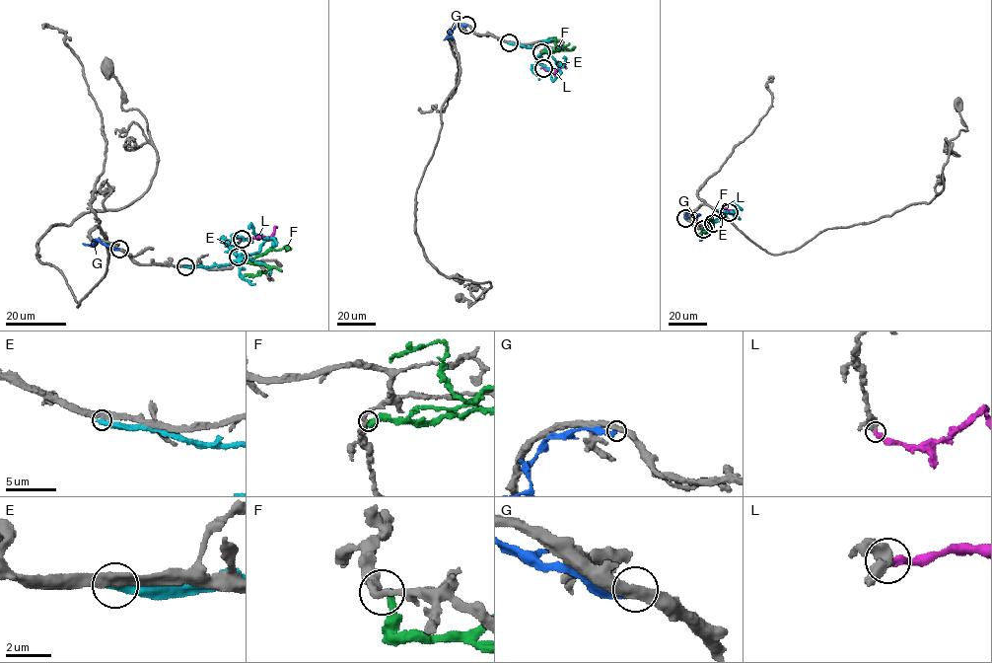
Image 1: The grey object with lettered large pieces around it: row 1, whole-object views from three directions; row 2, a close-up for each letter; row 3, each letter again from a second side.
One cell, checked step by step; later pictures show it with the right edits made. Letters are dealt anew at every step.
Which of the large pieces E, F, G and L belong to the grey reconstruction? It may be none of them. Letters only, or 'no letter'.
L

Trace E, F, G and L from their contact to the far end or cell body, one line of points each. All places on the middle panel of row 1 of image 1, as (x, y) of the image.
E: (509, 42), (528, 47), (545, 45), (560, 70), (553, 80), (548, 74)
F: (541, 51), (561, 49), (555, 42), (555, 37), (545, 40)
G: (466, 26), (455, 26), (451, 36), (444, 39)
L: (544, 68), (554, 71), (563, 64), (566, 68)

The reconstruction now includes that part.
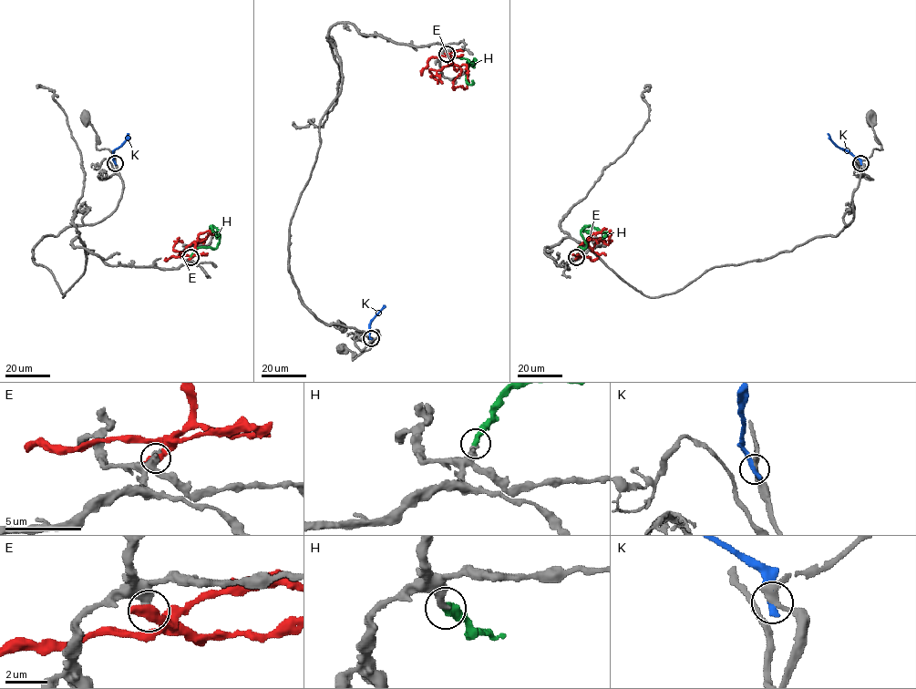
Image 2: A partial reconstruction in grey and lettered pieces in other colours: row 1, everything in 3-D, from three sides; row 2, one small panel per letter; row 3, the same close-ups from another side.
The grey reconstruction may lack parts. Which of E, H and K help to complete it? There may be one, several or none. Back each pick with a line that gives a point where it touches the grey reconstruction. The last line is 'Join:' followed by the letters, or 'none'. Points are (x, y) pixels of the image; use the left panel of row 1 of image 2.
H: meets grey at (190, 257)
Join: H

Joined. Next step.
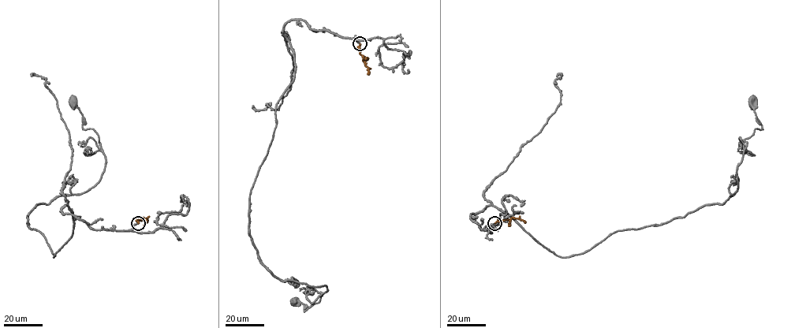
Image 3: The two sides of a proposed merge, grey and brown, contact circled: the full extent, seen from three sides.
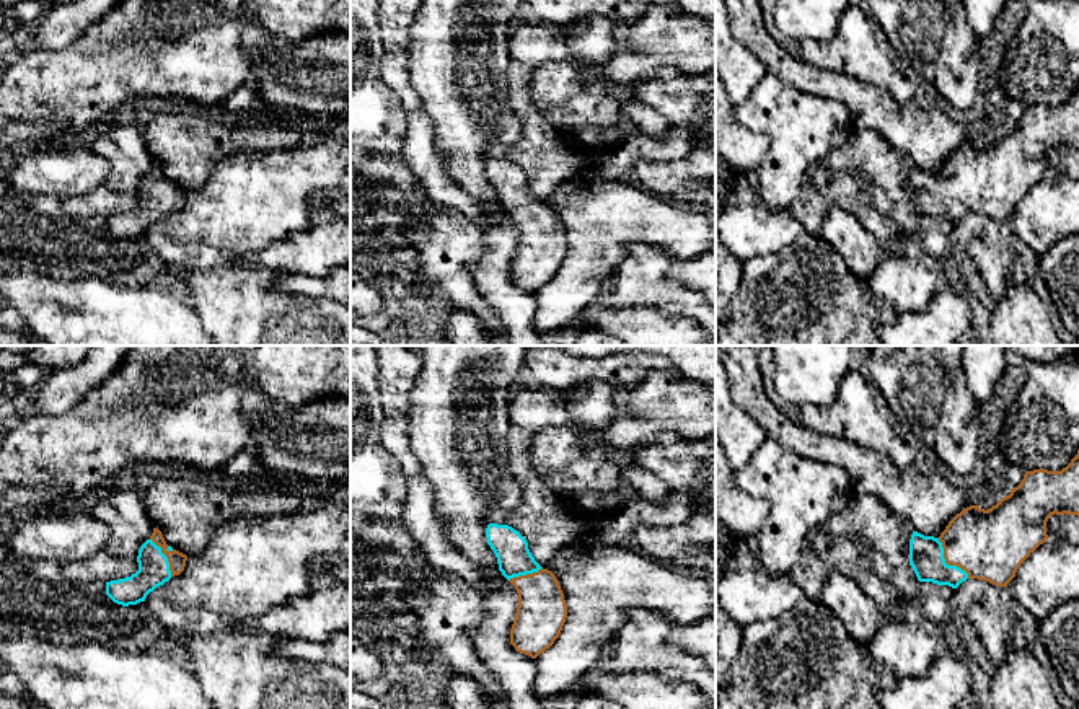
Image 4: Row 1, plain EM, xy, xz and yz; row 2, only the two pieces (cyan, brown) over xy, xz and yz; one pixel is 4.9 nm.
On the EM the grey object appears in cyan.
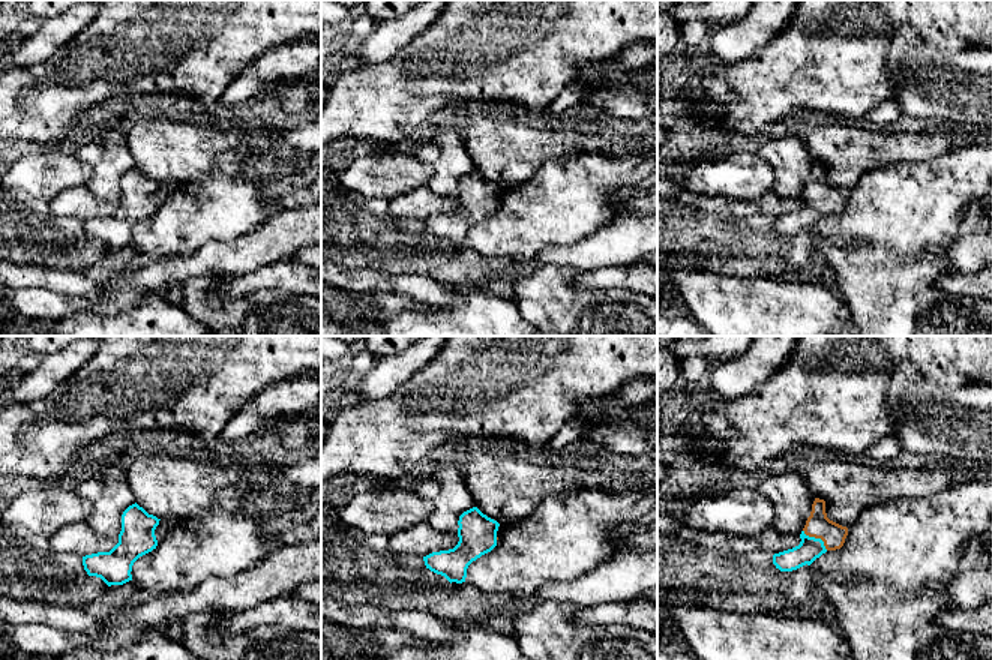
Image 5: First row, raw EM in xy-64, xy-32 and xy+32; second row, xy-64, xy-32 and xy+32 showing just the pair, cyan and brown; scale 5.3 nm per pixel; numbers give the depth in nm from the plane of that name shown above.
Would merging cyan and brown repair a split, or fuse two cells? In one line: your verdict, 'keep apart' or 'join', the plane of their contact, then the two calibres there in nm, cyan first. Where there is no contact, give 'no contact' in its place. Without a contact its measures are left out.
join; meets cyan in yz; 180 nm thick on the cyan side, 360 nm on the other

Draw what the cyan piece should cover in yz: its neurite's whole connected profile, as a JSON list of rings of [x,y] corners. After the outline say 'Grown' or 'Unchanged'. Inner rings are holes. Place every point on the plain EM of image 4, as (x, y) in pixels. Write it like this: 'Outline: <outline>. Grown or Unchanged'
Outline: [[[1079,85],[1061,106],[1025,106],[1011,129],[984,145],[970,140],[957,148],[939,173],[913,166],[909,174],[909,200],[919,217],[932,217],[957,223],[967,214],[986,215],[1007,222],[1020,199],[1048,174],[1046,156],[1051,150],[1079,152]]]. Grown

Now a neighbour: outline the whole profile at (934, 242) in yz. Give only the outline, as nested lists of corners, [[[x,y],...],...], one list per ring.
[[[932,217],[918,220],[918,254],[927,261],[949,259],[952,253],[952,222]]]

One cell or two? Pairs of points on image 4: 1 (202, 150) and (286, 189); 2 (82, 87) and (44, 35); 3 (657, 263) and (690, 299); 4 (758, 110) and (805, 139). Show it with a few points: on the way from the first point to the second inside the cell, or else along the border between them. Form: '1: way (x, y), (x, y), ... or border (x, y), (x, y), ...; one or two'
1: border (259, 152), (235, 152), (225, 157), (196, 186); two
2: border (88, 28), (62, 48), (39, 49); two
3: way (657, 274), (657, 279), (678, 299); one
4: way (770, 118), (784, 118), (794, 127); one

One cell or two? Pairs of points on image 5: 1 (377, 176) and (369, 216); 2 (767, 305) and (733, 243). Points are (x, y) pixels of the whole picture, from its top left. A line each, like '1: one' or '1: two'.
1: two
2: two

